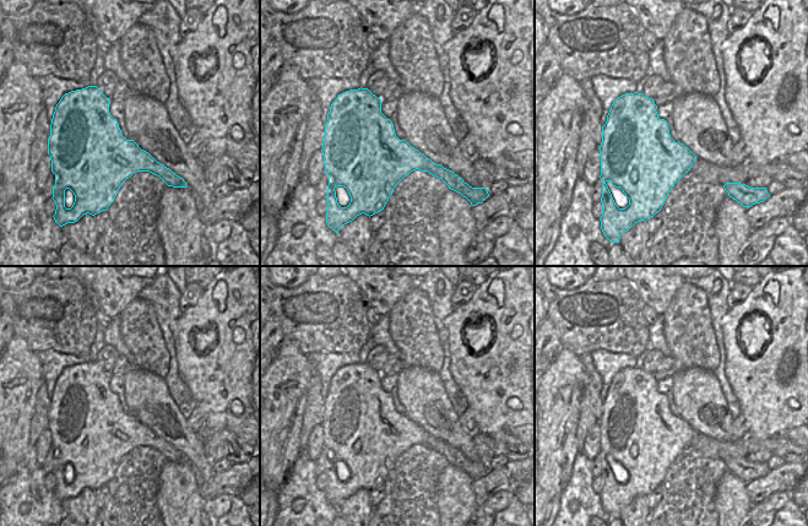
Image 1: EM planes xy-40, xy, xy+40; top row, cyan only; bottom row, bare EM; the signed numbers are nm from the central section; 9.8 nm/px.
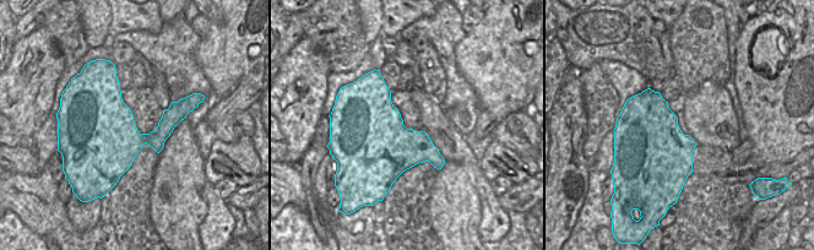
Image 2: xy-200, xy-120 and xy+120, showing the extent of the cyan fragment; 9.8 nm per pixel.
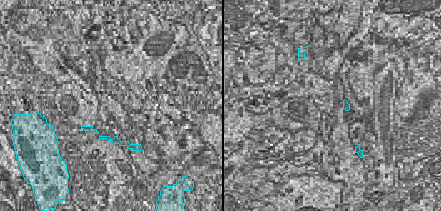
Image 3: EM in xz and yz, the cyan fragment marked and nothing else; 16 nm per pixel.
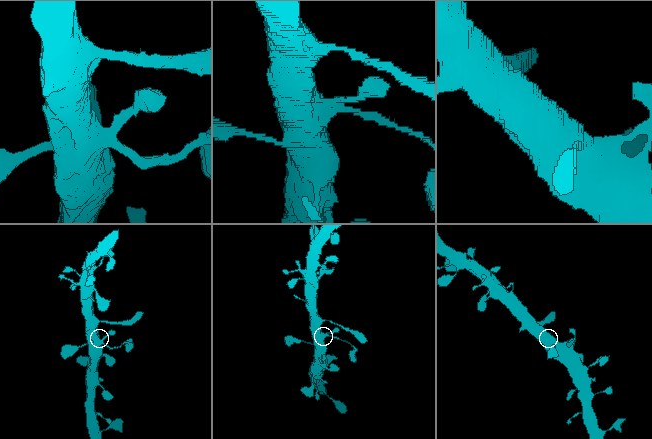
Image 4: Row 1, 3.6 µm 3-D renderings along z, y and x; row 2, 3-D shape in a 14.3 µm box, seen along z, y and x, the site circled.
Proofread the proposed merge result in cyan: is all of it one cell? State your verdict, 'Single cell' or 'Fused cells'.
Single cell

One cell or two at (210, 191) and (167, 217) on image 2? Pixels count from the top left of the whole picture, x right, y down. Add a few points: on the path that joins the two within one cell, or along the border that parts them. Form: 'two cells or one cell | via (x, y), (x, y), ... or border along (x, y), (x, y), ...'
two cells | border along (207, 181), (204, 186), (206, 216), (200, 223)

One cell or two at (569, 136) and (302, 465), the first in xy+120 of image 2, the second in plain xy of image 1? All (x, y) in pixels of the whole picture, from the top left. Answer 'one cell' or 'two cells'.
two cells

